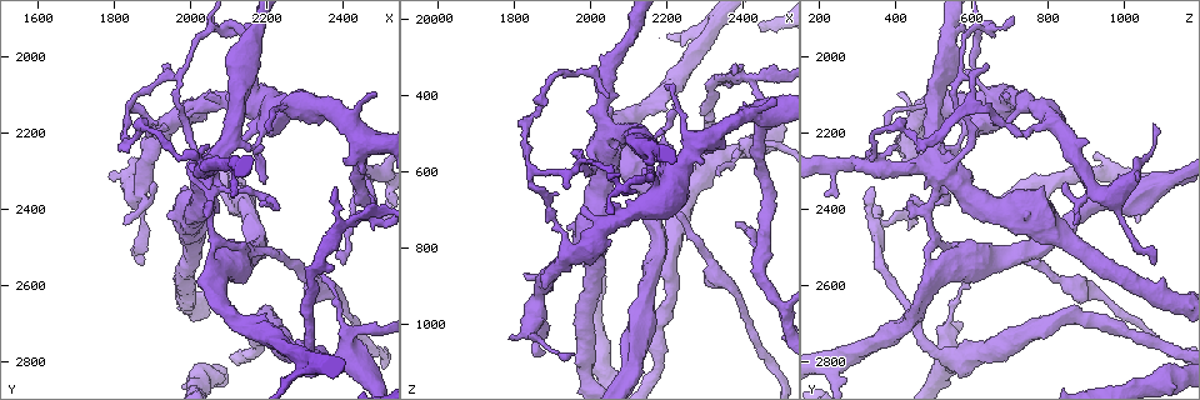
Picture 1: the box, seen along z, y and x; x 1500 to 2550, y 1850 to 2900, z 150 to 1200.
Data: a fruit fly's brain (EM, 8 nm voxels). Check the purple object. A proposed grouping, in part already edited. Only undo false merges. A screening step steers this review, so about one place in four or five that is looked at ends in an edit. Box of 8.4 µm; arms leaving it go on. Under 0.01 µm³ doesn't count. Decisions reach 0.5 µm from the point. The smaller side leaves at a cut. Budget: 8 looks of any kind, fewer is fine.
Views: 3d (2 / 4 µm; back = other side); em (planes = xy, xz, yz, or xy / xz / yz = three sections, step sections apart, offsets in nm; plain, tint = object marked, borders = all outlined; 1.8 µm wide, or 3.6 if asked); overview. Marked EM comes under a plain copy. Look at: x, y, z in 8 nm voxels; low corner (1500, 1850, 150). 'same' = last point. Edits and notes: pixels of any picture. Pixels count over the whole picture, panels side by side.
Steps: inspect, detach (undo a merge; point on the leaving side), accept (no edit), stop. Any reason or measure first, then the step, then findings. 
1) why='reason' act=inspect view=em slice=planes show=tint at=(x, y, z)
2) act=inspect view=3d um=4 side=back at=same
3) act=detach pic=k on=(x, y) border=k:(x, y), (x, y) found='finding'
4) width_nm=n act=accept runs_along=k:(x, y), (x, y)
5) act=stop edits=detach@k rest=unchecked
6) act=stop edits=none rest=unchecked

why='branch point' act=inspect view=em slice=yz step=8 show=tint at=(2035, 2120, 755)

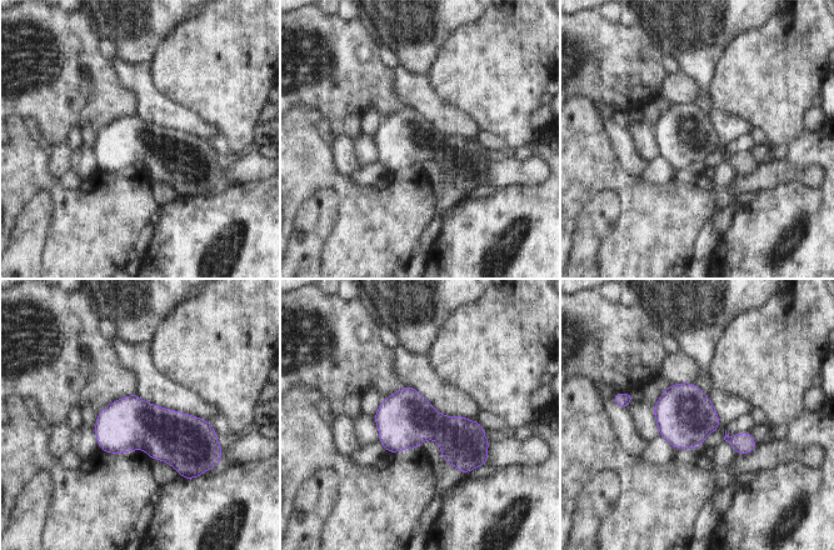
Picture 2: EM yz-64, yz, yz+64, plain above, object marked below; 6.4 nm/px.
act=accept found='continuous, no second cell'

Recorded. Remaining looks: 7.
why='arms part here' act=inspect view=3d um=4 side=back at=(2065, 2475, 515)

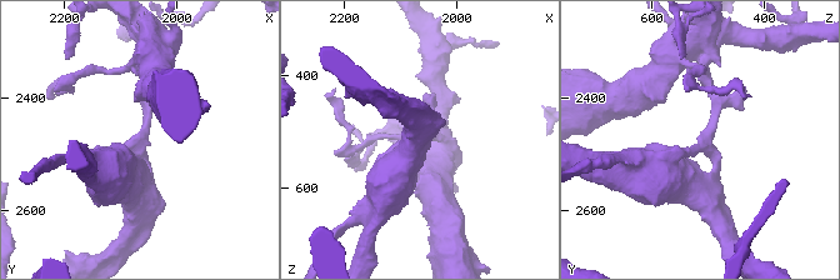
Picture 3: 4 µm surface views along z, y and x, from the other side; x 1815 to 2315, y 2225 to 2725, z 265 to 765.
arms=3 arm_widths_nm=190,320,460 why='shape alone is not enough' act=inspect view=em slice=planes show=tint at=(2070, 2470, 510)

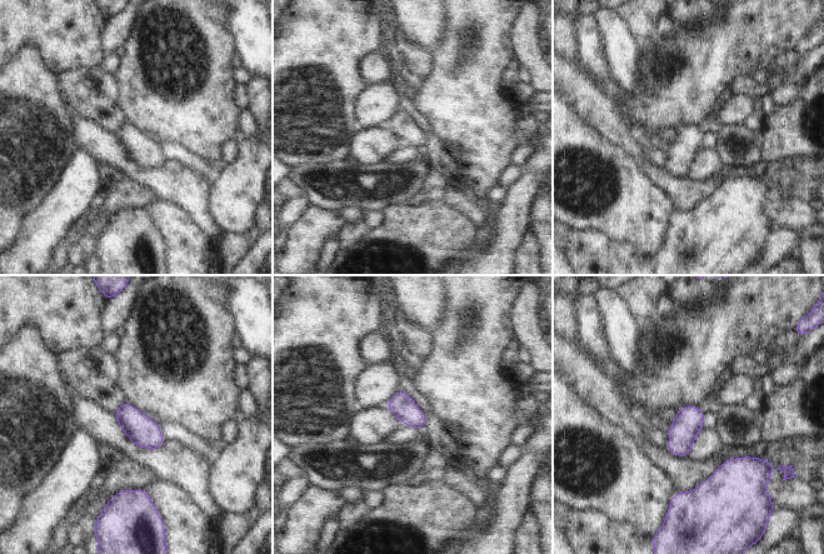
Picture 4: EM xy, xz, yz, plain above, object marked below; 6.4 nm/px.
width_nm=160 act=accept found='all the same cell'

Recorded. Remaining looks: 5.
why='arms part here' act=inspect view=3d um=2 at=(2405, 2440, 355)

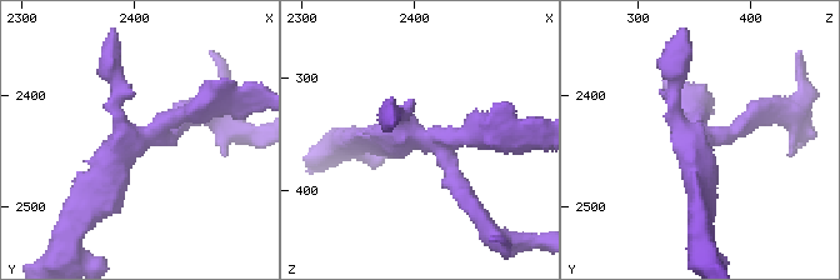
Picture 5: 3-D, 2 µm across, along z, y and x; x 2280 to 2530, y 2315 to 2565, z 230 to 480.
why='shape alone is not enough' act=inspect view=em slice=planes show=tint at=(2404, 2440, 352)

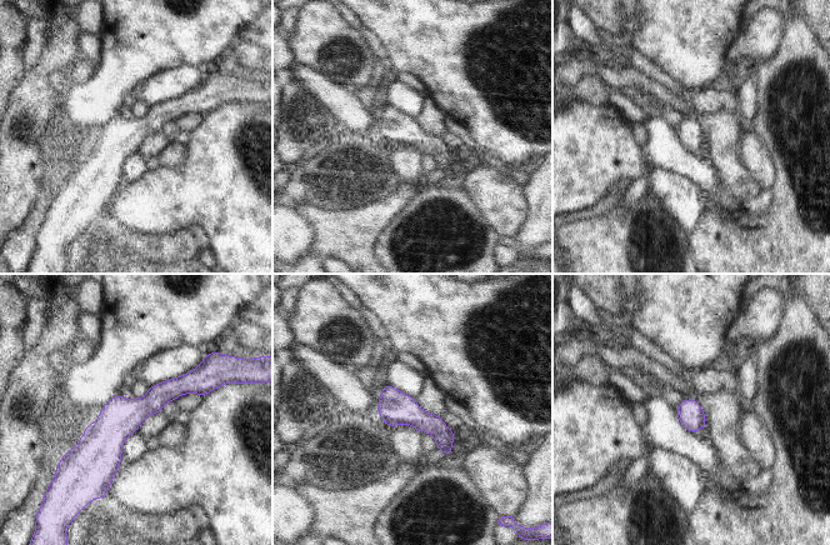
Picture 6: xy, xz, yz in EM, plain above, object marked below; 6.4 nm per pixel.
act=accept runs_along=6:(203, 388), (163, 391), (71, 456) found='all the same cell'

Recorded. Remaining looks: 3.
act=stop edits=none rest=unchecked

